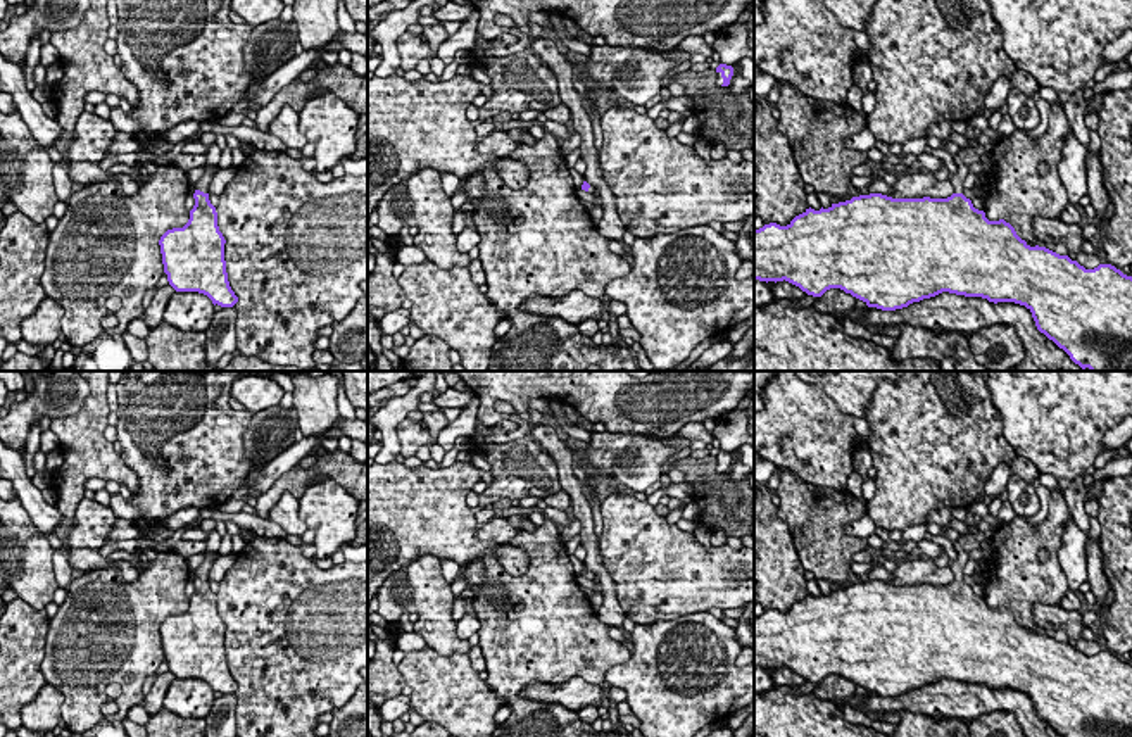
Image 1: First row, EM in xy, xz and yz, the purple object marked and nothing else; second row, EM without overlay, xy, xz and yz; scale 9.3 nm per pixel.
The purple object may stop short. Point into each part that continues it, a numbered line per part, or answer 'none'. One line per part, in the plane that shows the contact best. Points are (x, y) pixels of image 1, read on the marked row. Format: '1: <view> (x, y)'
1: xy (213, 156)

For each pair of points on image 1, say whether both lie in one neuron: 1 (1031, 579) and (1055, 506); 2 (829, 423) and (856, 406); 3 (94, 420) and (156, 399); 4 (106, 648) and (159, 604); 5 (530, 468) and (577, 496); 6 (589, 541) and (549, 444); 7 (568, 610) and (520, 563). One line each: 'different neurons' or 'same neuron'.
1: same neuron
2: different neurons
3: different neurons
4: same neuron
5: different neurons
6: same neuron
7: different neurons

